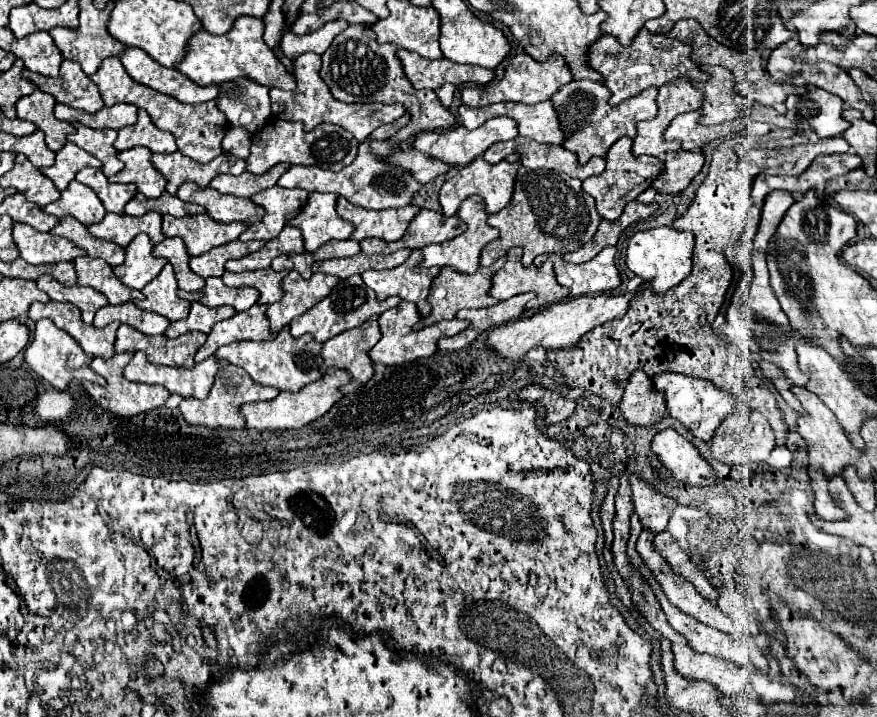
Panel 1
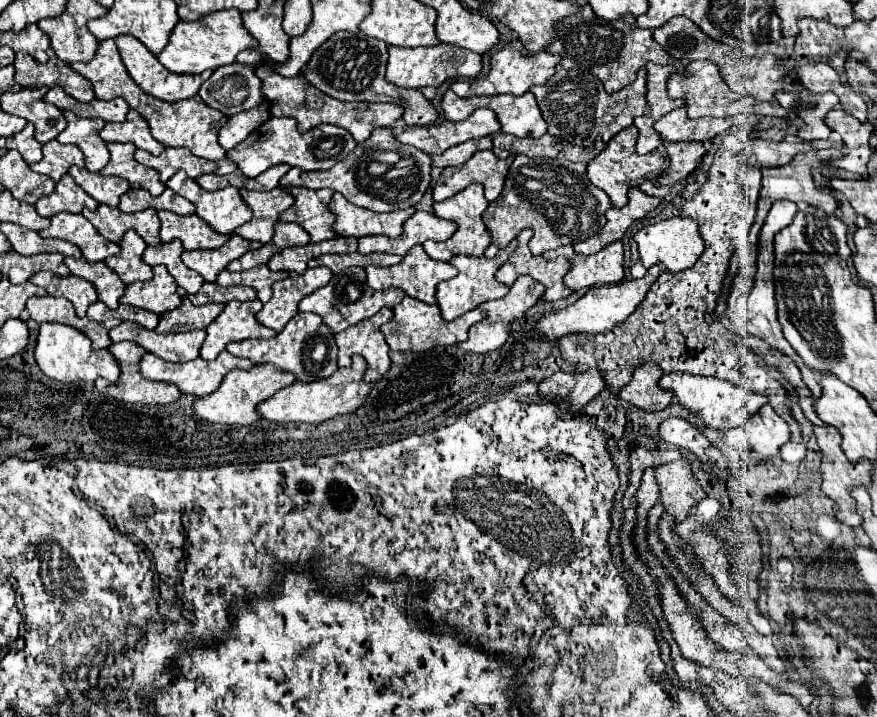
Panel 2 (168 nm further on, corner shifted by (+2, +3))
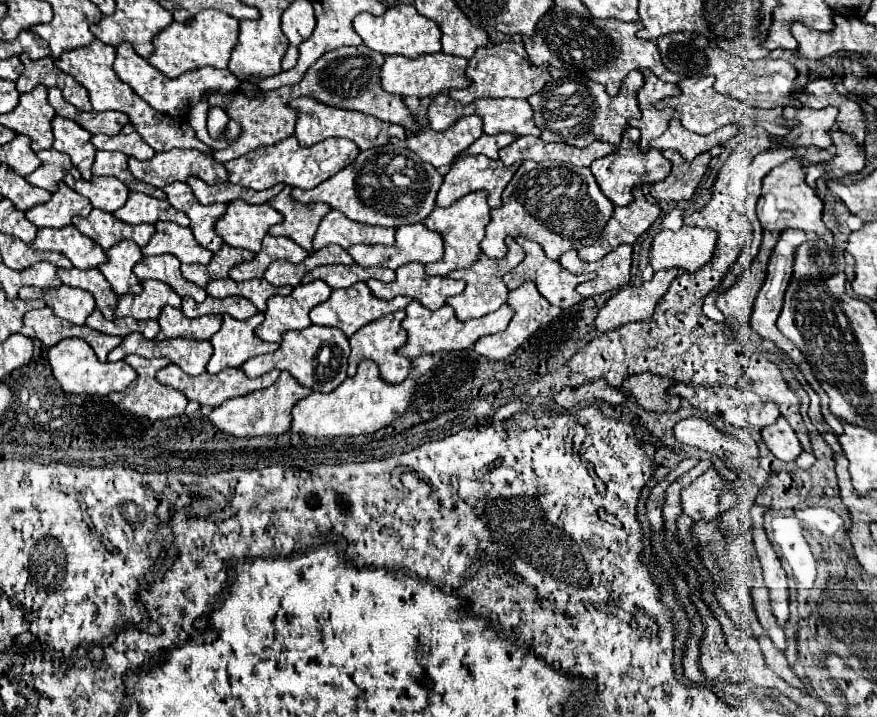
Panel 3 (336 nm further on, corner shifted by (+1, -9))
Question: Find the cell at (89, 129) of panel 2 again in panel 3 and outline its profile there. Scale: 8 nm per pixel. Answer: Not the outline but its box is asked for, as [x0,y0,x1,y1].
[51,116,97,180]

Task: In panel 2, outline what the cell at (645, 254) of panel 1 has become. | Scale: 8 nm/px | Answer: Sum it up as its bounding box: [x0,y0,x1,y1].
[634,218,704,272]

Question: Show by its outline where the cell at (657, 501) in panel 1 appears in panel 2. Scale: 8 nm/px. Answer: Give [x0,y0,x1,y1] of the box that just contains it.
[654,460,706,522]

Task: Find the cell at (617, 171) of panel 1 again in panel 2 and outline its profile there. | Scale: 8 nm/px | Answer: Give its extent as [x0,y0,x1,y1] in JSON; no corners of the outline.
[588,126,666,208]

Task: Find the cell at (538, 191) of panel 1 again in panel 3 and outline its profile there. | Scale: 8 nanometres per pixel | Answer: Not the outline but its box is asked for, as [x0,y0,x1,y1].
[481,160,613,260]

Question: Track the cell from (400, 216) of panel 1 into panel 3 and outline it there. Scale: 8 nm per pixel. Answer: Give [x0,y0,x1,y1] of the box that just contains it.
[313,210,395,250]

